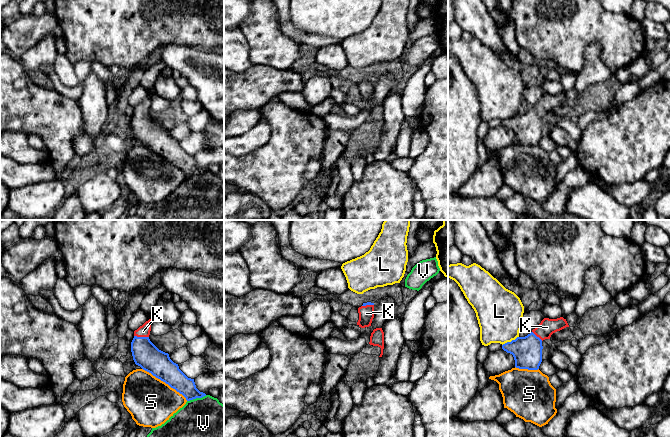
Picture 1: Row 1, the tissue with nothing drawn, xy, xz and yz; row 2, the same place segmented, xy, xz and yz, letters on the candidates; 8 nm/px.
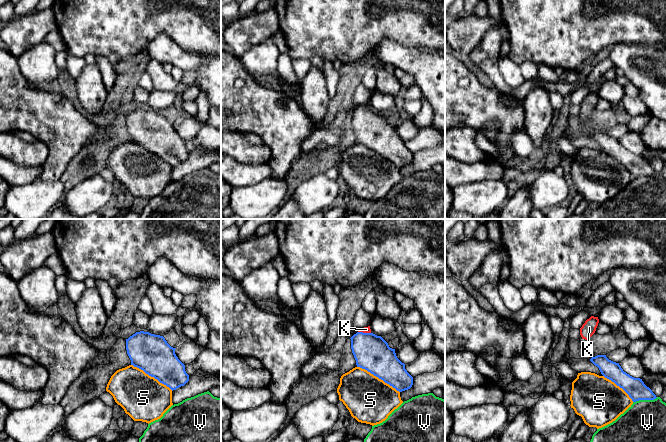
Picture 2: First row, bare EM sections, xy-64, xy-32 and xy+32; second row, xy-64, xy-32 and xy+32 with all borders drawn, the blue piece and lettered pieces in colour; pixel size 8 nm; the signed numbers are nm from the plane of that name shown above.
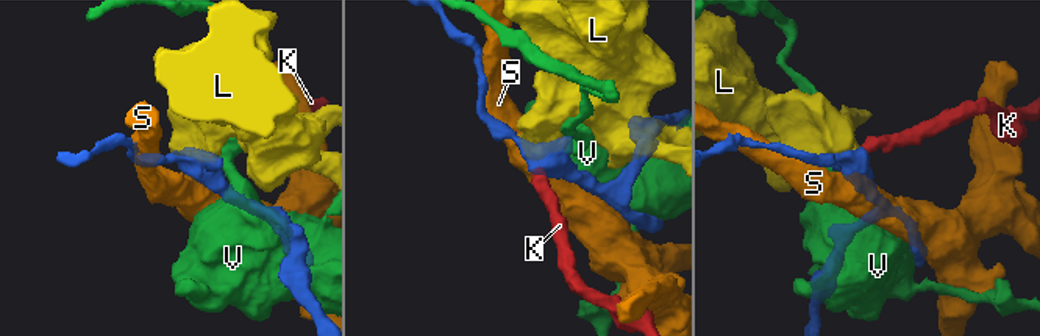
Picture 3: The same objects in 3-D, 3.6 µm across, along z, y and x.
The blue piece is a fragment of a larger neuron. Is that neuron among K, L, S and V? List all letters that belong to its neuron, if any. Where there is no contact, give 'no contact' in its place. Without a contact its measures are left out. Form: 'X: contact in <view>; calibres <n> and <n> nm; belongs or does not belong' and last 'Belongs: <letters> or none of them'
K: contact in xy; calibres 220 and 100 nm; belongs
L: contact in yz; calibres 240 and 360 nm; does not belong
S: contact in xy; calibres 200 and 380 nm; does not belong
V: contact in xy; calibres 160 and 480 nm; does not belong
Belongs: K

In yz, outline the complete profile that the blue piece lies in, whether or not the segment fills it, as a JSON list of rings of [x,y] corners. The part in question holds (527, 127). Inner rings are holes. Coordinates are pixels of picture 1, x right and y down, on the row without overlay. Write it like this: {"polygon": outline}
{"polygon": [[[563,93],[544,94],[530,110],[503,120],[502,125],[513,131],[516,144],[538,146],[542,138],[542,117],[566,103],[569,101]]]}

